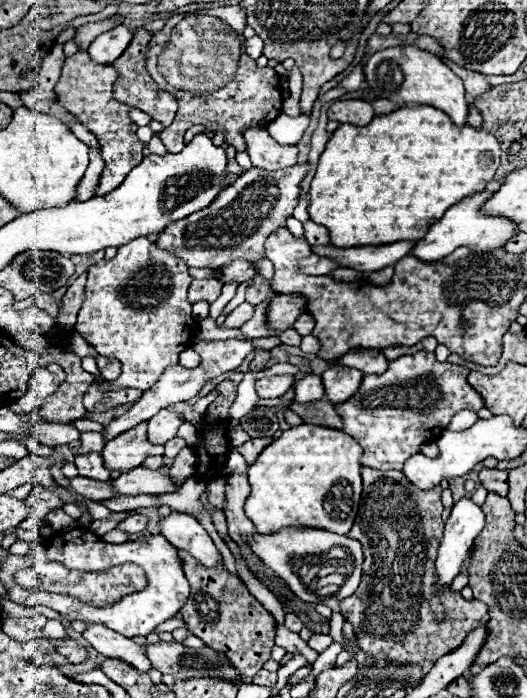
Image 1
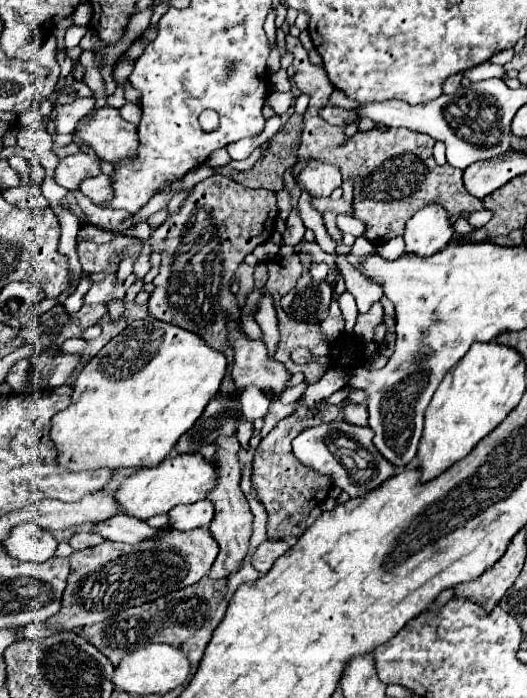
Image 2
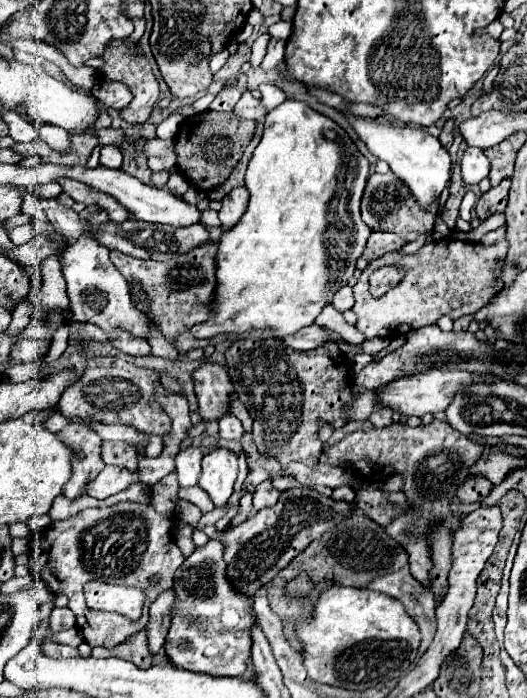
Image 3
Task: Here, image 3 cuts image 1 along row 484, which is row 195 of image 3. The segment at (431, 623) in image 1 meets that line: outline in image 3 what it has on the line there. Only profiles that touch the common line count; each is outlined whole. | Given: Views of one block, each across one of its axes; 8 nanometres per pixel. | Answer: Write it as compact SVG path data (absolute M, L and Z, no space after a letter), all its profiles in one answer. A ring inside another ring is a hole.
M370 174L368 184L364 188L362 196L362 220L370 230L386 230L402 236L418 236L424 232L430 232L434 226L438 204L432 204L430 210L424 210L418 206L416 198L412 196L410 188L394 174Z

